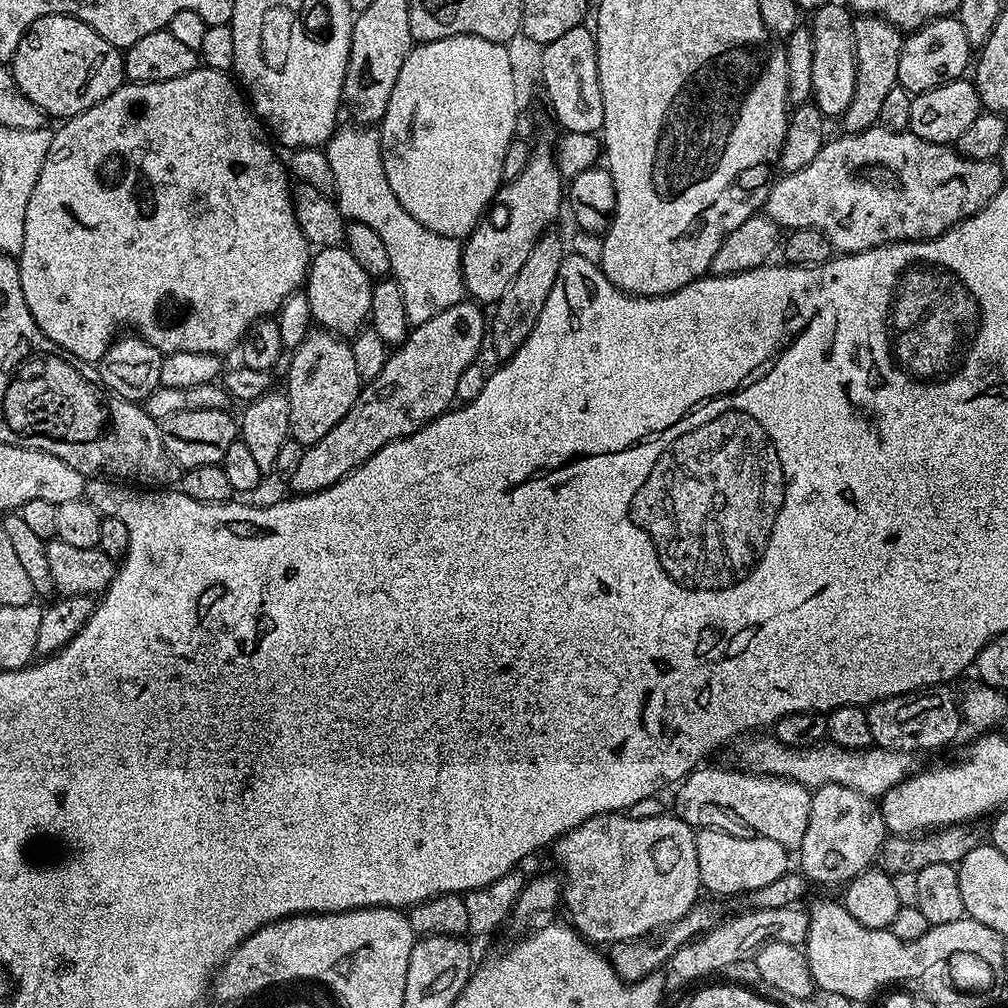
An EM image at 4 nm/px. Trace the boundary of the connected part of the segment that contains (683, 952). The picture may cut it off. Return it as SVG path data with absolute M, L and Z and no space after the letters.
M793 906L780 909L757 909L747 910L741 916L736 916L733 920L717 923L699 938L691 943L684 944L670 961L670 969L680 980L700 980L703 976L708 976L711 972L720 972L723 968L728 968L731 964L736 964L739 960L751 957L761 948L763 944L768 944L772 940L786 942L787 944L803 945L808 939L808 912L800 906Z

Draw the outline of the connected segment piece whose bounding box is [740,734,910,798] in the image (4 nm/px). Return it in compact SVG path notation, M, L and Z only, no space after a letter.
M760 734L757 740L752 740L744 749L741 750L740 756L744 759L743 767L753 774L762 776L783 776L785 780L793 780L801 784L803 788L815 790L824 787L827 784L837 784L838 786L850 787L854 791L861 792L862 795L871 798L884 796L901 780L909 775L908 769L909 757L903 752L889 752L886 748L839 748L837 744L824 742L821 748L812 748L805 746L803 748L791 748L788 744L783 744L776 740L775 735Z

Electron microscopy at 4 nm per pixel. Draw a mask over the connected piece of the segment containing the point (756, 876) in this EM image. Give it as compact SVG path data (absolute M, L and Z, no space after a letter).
M704 828L696 832L698 874L705 893L713 892L716 896L736 896L739 892L749 894L770 885L770 882L782 878L789 871L789 849L778 846L778 842L765 836L743 835L731 836L716 828Z

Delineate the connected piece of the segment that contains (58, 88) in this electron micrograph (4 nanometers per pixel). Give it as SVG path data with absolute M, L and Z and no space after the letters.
M47 16L35 20L18 44L18 50L12 55L10 67L22 94L26 94L26 98L30 98L30 102L34 102L34 106L41 108L49 117L76 116L102 102L102 98L110 98L110 94L114 94L114 90L118 90L126 80L121 49L106 42L106 38L86 26L86 22L73 16Z

